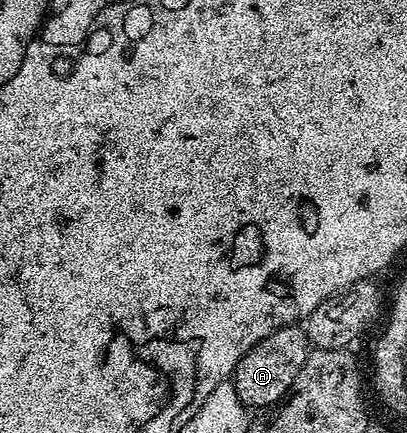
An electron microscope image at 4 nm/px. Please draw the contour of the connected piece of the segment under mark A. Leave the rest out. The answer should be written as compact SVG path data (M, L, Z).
M301 324L285 325L272 331L256 347L252 347L238 361L232 371L232 384L236 395L251 410L266 411L278 404L290 393L296 375L300 375L300 367L304 367L304 359L308 359L312 346L306 337L305 328Z

